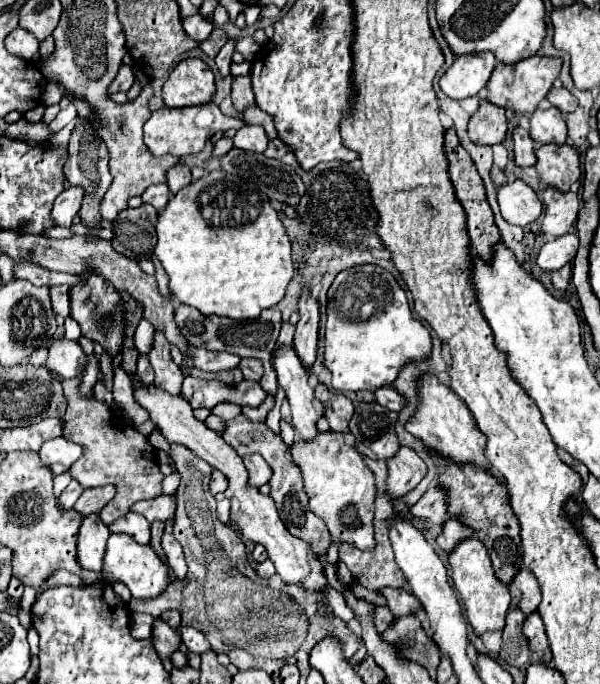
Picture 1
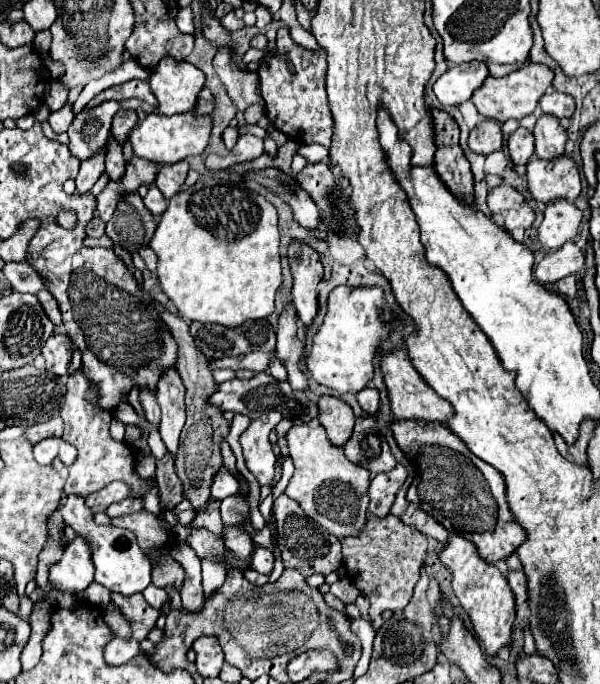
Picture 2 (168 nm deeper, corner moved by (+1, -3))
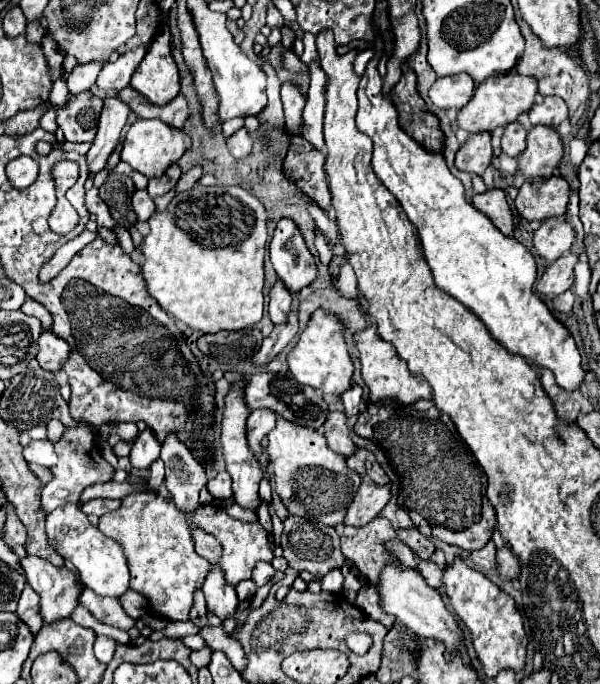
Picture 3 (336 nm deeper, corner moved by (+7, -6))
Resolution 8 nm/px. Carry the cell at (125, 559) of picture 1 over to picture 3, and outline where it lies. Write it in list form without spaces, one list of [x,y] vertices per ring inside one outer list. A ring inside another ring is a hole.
[[[61,505],[47,515],[47,537],[61,557],[71,561],[81,575],[85,587],[103,597],[121,597],[129,591],[131,573],[123,547],[93,527],[79,505]]]

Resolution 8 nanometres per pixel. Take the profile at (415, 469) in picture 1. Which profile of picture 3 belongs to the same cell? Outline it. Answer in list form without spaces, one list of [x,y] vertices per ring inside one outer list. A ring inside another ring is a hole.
[[[363,479],[353,503],[347,509],[345,525],[361,527],[367,525],[371,519],[379,515],[379,511],[389,503],[391,499],[391,483],[385,487],[377,487],[371,479]]]

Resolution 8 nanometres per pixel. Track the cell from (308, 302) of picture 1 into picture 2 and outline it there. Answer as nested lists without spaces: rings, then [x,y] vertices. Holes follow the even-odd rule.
[[[295,238],[289,242],[287,260],[293,274],[293,306],[297,308],[299,320],[311,326],[317,314],[317,284],[323,278],[323,264],[311,246]]]

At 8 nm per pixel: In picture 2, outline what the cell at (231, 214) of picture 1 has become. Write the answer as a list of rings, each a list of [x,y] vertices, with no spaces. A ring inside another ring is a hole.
[[[209,178],[197,180],[193,186],[181,190],[175,194],[169,202],[169,208],[161,214],[161,220],[157,224],[157,230],[149,242],[153,252],[157,254],[157,278],[163,288],[163,292],[169,296],[169,300],[177,306],[179,314],[187,320],[197,322],[215,322],[223,326],[239,326],[246,320],[261,320],[267,318],[275,308],[275,292],[281,286],[281,258],[279,258],[279,230],[277,230],[277,210],[275,206],[265,200],[265,196],[257,194],[255,190],[249,190],[243,182],[227,182],[227,184],[211,184]]]

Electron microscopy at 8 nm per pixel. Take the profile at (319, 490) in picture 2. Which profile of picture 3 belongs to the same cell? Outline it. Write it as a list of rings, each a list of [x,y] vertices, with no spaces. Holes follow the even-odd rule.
[[[277,417],[277,425],[267,437],[267,459],[273,465],[275,489],[287,511],[329,527],[341,525],[345,521],[345,511],[361,485],[361,477],[345,465],[345,457],[327,447],[321,431],[299,427],[281,417]]]

